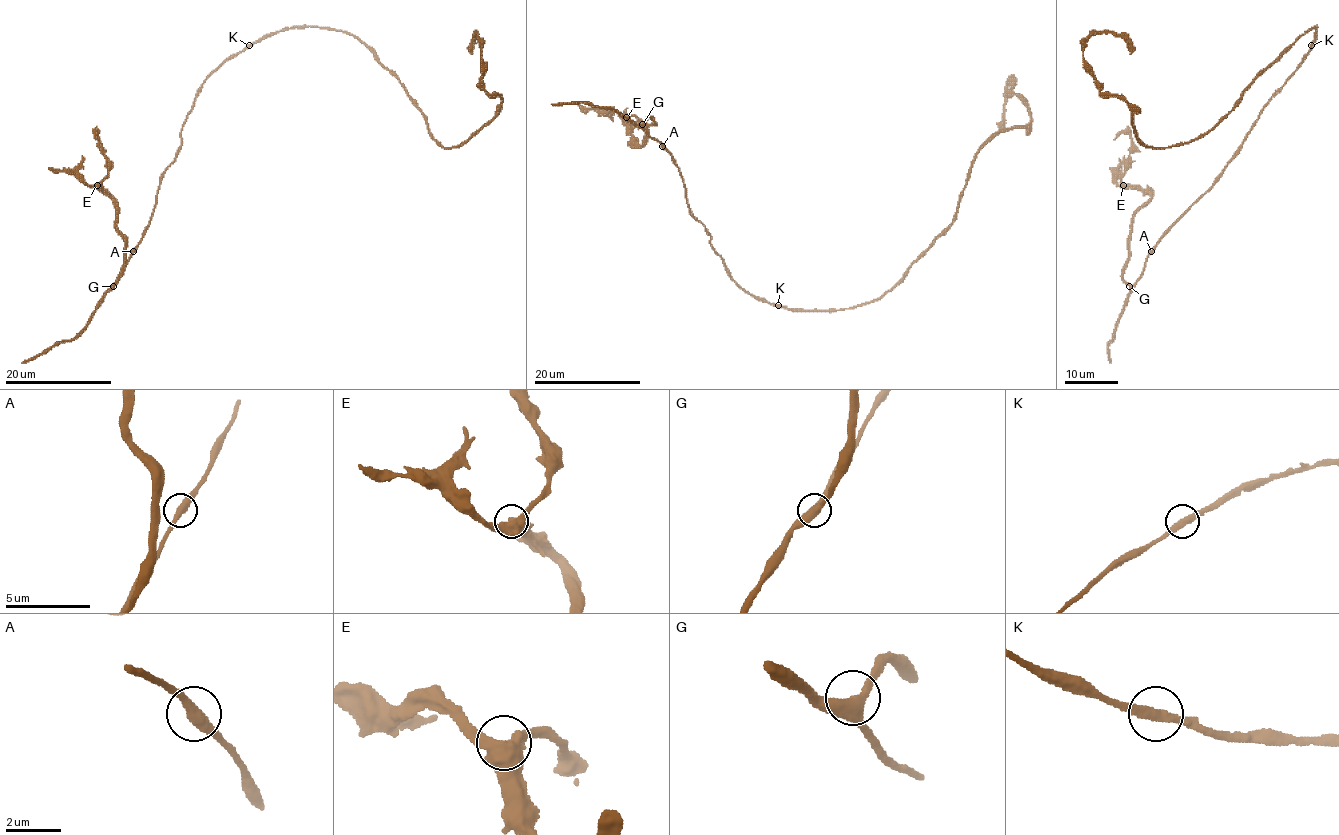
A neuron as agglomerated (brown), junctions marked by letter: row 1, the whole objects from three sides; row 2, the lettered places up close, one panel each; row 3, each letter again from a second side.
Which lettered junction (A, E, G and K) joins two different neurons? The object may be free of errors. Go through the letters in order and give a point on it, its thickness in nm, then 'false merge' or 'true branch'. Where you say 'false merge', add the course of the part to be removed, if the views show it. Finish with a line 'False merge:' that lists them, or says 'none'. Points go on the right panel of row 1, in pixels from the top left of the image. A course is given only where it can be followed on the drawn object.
A: place (1151, 251); calibre 420 nm; true branch
E: place (1123, 185); calibre 500 nm; true branch
G: place (1129, 286); calibre 400 nm; true branch
K: place (1311, 45); calibre 360 nm; true branch
False merge: none

